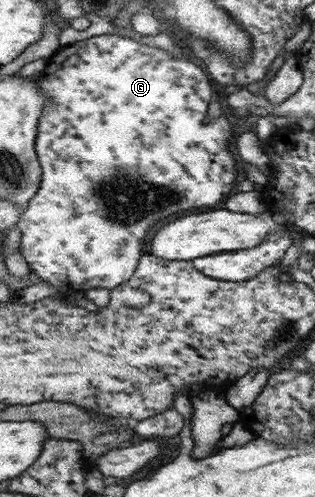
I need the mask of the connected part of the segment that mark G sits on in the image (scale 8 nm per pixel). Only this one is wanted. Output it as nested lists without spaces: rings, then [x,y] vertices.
[[[104,34],[61,47],[49,61],[40,76],[41,89],[44,89],[53,100],[47,105],[45,116],[42,116],[41,131],[37,141],[37,150],[44,168],[45,179],[38,196],[26,208],[22,221],[18,223],[18,228],[22,228],[22,234],[24,234],[22,249],[29,271],[34,273],[35,277],[40,277],[42,281],[57,287],[67,285],[76,292],[87,292],[96,288],[112,290],[133,277],[138,259],[142,255],[146,231],[152,225],[182,211],[218,206],[218,203],[227,199],[228,195],[236,194],[238,167],[236,167],[234,155],[230,153],[230,141],[234,137],[234,131],[226,115],[204,123],[208,115],[210,95],[212,95],[210,81],[202,68],[188,58],[177,59],[165,50],[146,46],[132,38]]]

